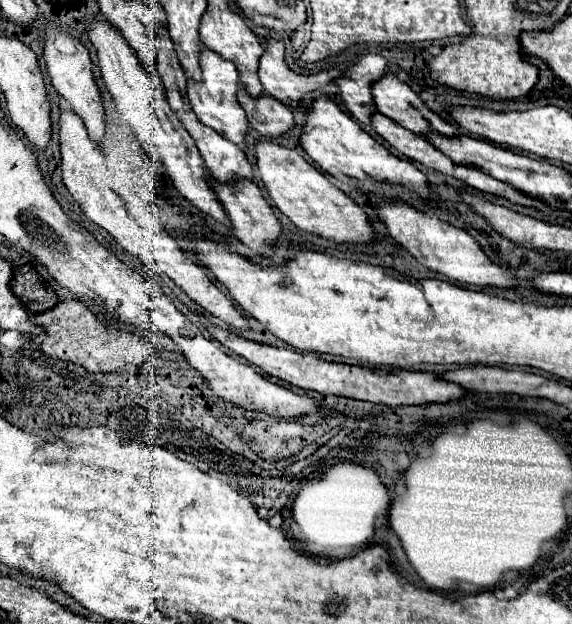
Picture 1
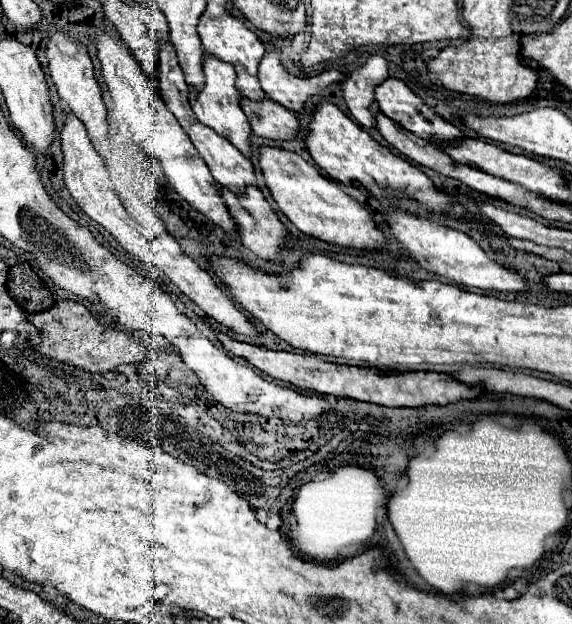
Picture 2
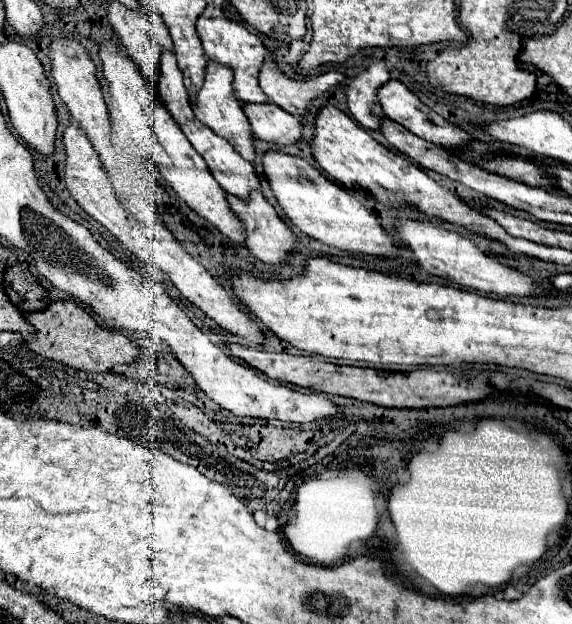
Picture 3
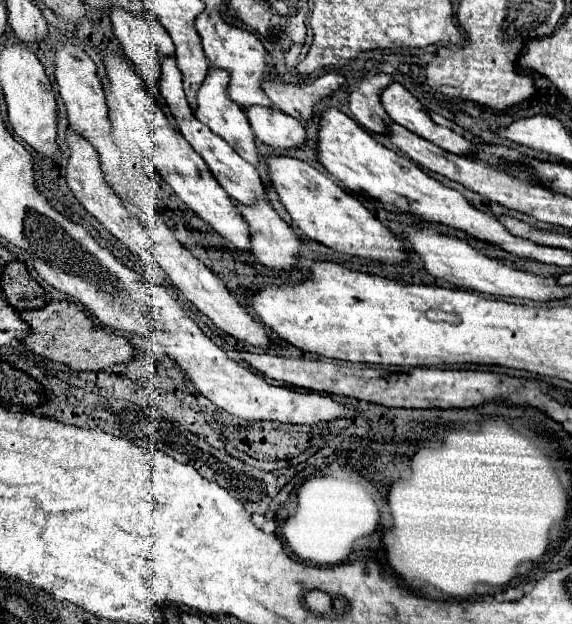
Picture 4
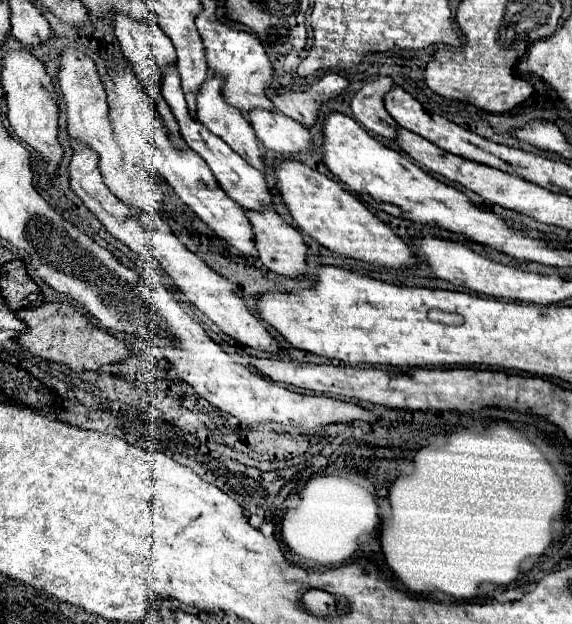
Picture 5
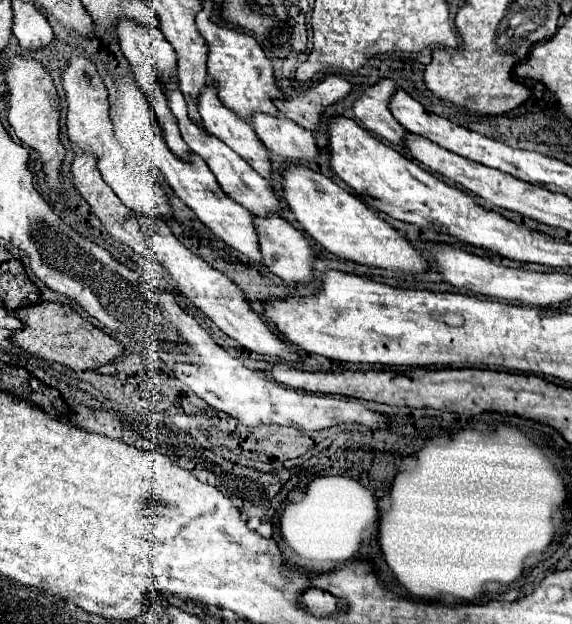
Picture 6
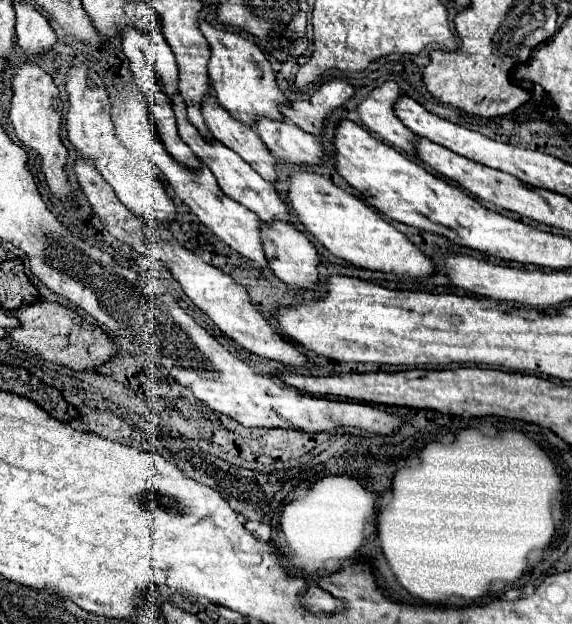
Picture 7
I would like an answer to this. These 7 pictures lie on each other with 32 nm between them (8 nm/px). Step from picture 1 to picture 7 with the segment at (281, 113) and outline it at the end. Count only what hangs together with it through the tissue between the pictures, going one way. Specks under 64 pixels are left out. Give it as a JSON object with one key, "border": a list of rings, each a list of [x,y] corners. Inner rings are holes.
{"border":[[[262,118],[256,122],[256,132],[270,148],[270,152],[284,162],[298,166],[314,166],[326,160],[326,150],[322,148],[318,138],[308,136],[308,132],[302,132],[296,124],[288,120],[276,122]]]}

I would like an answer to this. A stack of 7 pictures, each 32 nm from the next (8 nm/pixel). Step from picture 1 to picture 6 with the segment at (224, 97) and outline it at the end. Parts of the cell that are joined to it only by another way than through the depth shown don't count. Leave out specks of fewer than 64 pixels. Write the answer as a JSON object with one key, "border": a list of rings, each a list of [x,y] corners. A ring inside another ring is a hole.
{"border":[[[208,84],[208,86],[204,88],[204,92],[200,94],[198,110],[200,110],[200,116],[202,116],[202,120],[204,120],[204,128],[206,128],[212,136],[216,136],[216,138],[222,140],[226,146],[230,146],[230,148],[232,148],[236,154],[240,154],[260,176],[264,176],[266,180],[270,180],[270,176],[272,176],[272,160],[270,160],[270,156],[268,156],[268,150],[264,148],[264,144],[260,142],[260,138],[256,136],[254,128],[252,128],[246,120],[238,118],[230,108],[226,108],[226,106],[218,100],[216,86],[214,86],[214,84]]]}

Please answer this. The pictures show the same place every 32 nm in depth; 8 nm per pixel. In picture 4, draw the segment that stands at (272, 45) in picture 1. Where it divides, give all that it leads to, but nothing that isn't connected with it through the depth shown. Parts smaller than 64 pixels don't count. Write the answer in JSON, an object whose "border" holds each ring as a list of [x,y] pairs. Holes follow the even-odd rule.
{"border":[[[336,72],[324,74],[304,86],[286,84],[274,74],[270,74],[270,80],[264,80],[264,92],[272,104],[296,120],[312,120],[314,104],[322,98],[332,96],[342,86],[346,86],[346,78]]]}

